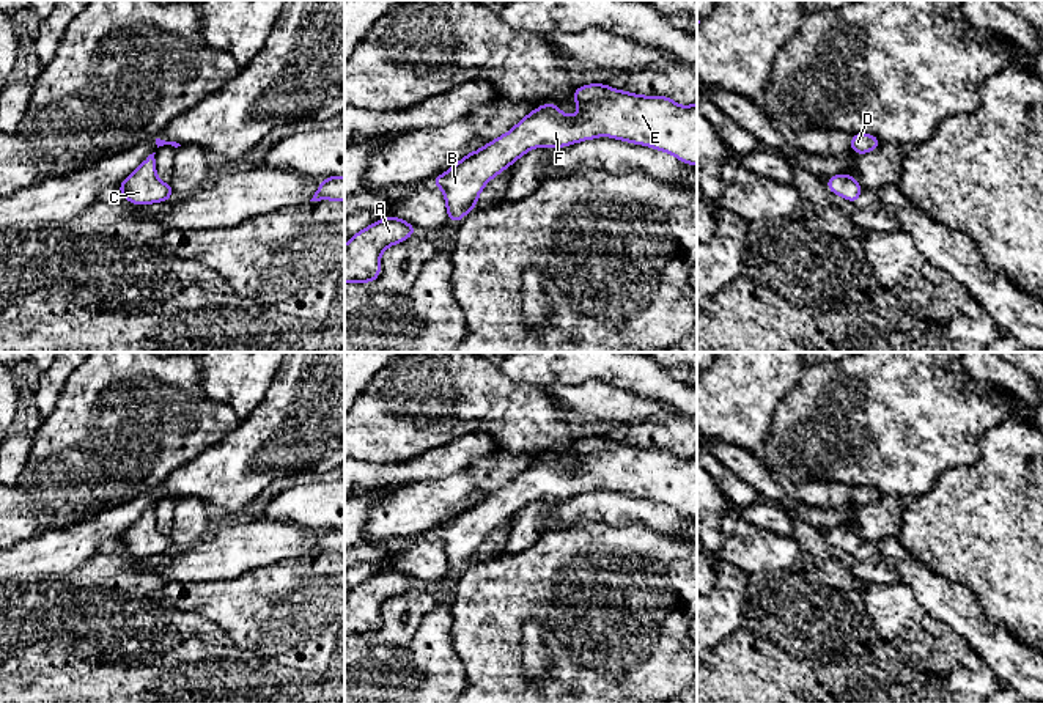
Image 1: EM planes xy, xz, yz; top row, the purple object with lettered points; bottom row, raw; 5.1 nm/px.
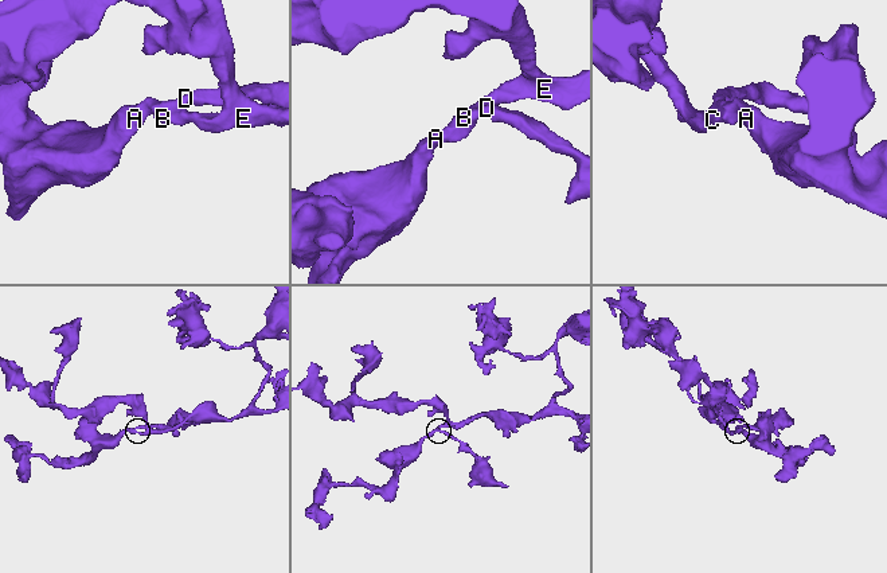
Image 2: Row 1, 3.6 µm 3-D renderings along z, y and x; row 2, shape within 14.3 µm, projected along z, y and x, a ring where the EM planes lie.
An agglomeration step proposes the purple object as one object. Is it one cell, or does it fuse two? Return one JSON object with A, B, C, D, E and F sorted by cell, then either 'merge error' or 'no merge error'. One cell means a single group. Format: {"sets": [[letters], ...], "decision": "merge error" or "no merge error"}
{"sets": [["A", "B", "C", "D", "E", "F"]], "decision": "no merge error"}

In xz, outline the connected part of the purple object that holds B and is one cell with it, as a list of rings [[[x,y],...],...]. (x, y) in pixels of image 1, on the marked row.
[[[606,83],[574,88],[573,101],[579,104],[577,116],[565,116],[557,104],[546,102],[510,132],[434,176],[431,182],[444,190],[450,223],[477,208],[488,181],[536,146],[562,148],[606,135],[697,165],[697,102],[681,107],[669,96],[639,96]]]

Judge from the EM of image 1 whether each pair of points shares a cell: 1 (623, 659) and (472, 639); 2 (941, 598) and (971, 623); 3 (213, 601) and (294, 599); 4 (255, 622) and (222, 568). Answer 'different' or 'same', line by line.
1: same
2: same
3: same
4: different

